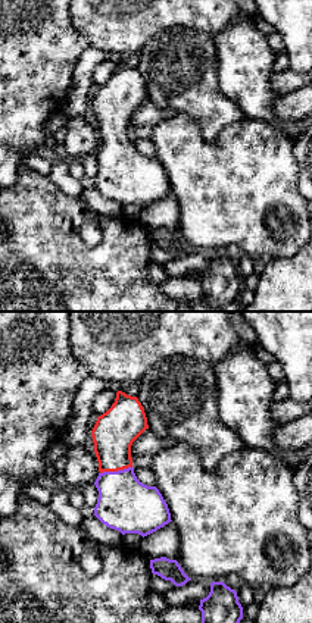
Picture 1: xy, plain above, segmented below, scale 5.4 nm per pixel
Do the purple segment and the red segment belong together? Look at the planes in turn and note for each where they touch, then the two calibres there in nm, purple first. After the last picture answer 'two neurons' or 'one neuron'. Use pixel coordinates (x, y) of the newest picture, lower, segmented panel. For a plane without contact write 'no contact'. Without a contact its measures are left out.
contact (115, 472); calibres 300 and 240 nm

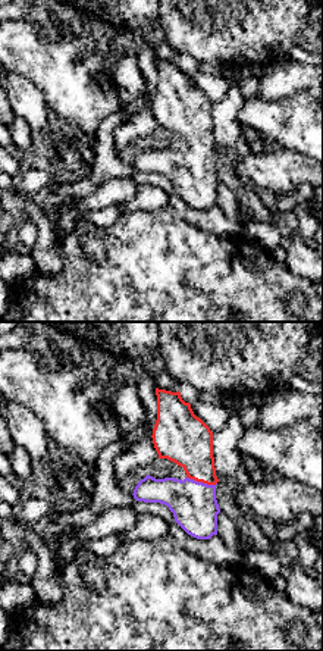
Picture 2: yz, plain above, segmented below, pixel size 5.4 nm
contact (201, 482); calibres 260 and 280 nm

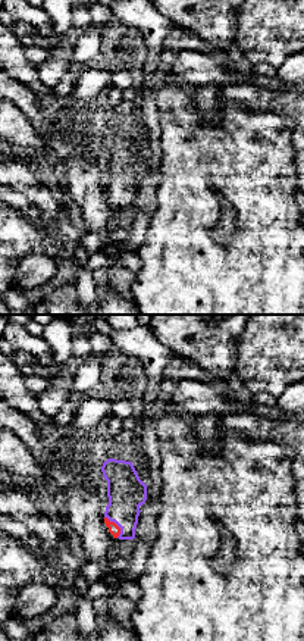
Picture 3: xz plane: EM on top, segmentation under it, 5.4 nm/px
contact (116, 524); calibres 200 and 60 nm

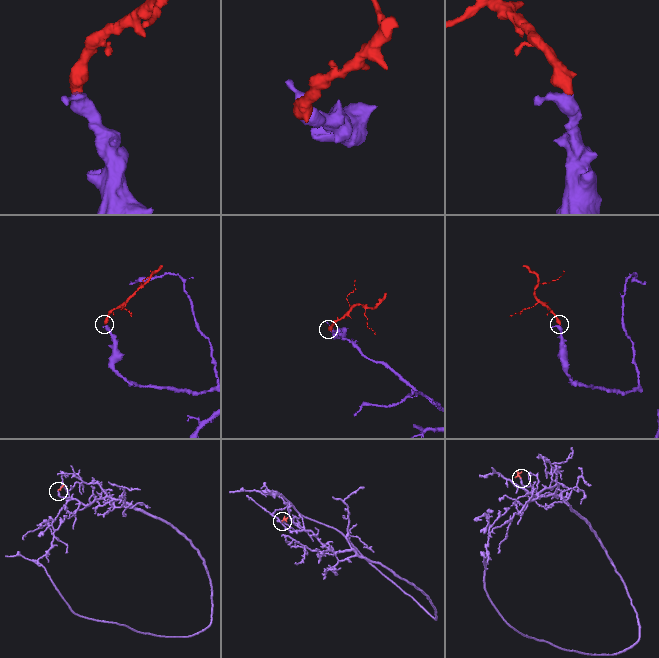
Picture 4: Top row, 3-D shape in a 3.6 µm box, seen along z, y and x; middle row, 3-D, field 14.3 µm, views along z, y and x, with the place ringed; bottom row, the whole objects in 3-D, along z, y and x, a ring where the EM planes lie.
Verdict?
one neuron

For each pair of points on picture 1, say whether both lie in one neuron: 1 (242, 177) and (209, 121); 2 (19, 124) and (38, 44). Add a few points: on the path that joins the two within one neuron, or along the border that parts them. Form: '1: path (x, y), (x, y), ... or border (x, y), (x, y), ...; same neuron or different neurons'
1: border (189, 116), (209, 140), (243, 116); different neurons
2: path (25, 105), (25, 63); same neuron

